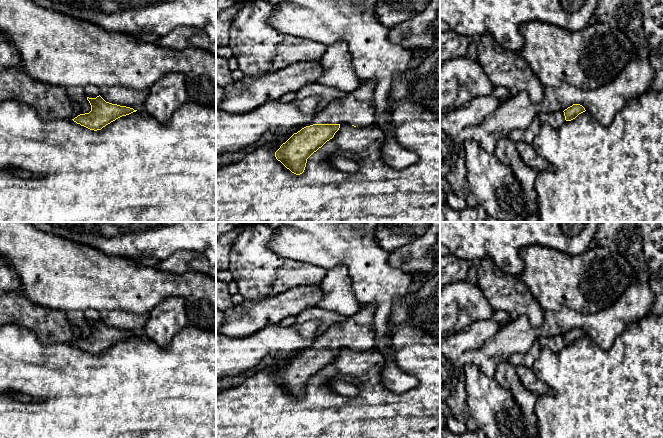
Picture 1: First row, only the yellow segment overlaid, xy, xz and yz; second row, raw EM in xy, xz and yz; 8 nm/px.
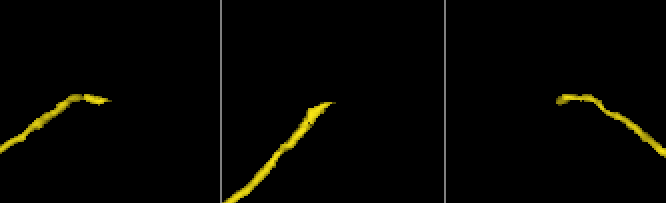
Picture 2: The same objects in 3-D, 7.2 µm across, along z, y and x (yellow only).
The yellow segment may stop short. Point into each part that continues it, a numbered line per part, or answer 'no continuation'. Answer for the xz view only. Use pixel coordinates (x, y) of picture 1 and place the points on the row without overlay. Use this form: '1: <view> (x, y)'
1: xz (357, 332)

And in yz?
1: yz (556, 343)

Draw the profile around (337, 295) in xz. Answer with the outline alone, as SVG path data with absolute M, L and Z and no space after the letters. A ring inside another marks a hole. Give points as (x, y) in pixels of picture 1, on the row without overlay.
M339 265L327 269L320 287L322 299L318 307L340 313L347 318L357 314L361 309L352 290L352 280L347 266Z

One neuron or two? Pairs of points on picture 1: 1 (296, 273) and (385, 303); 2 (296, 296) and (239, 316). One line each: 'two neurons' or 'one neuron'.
1: two neurons
2: one neuron

